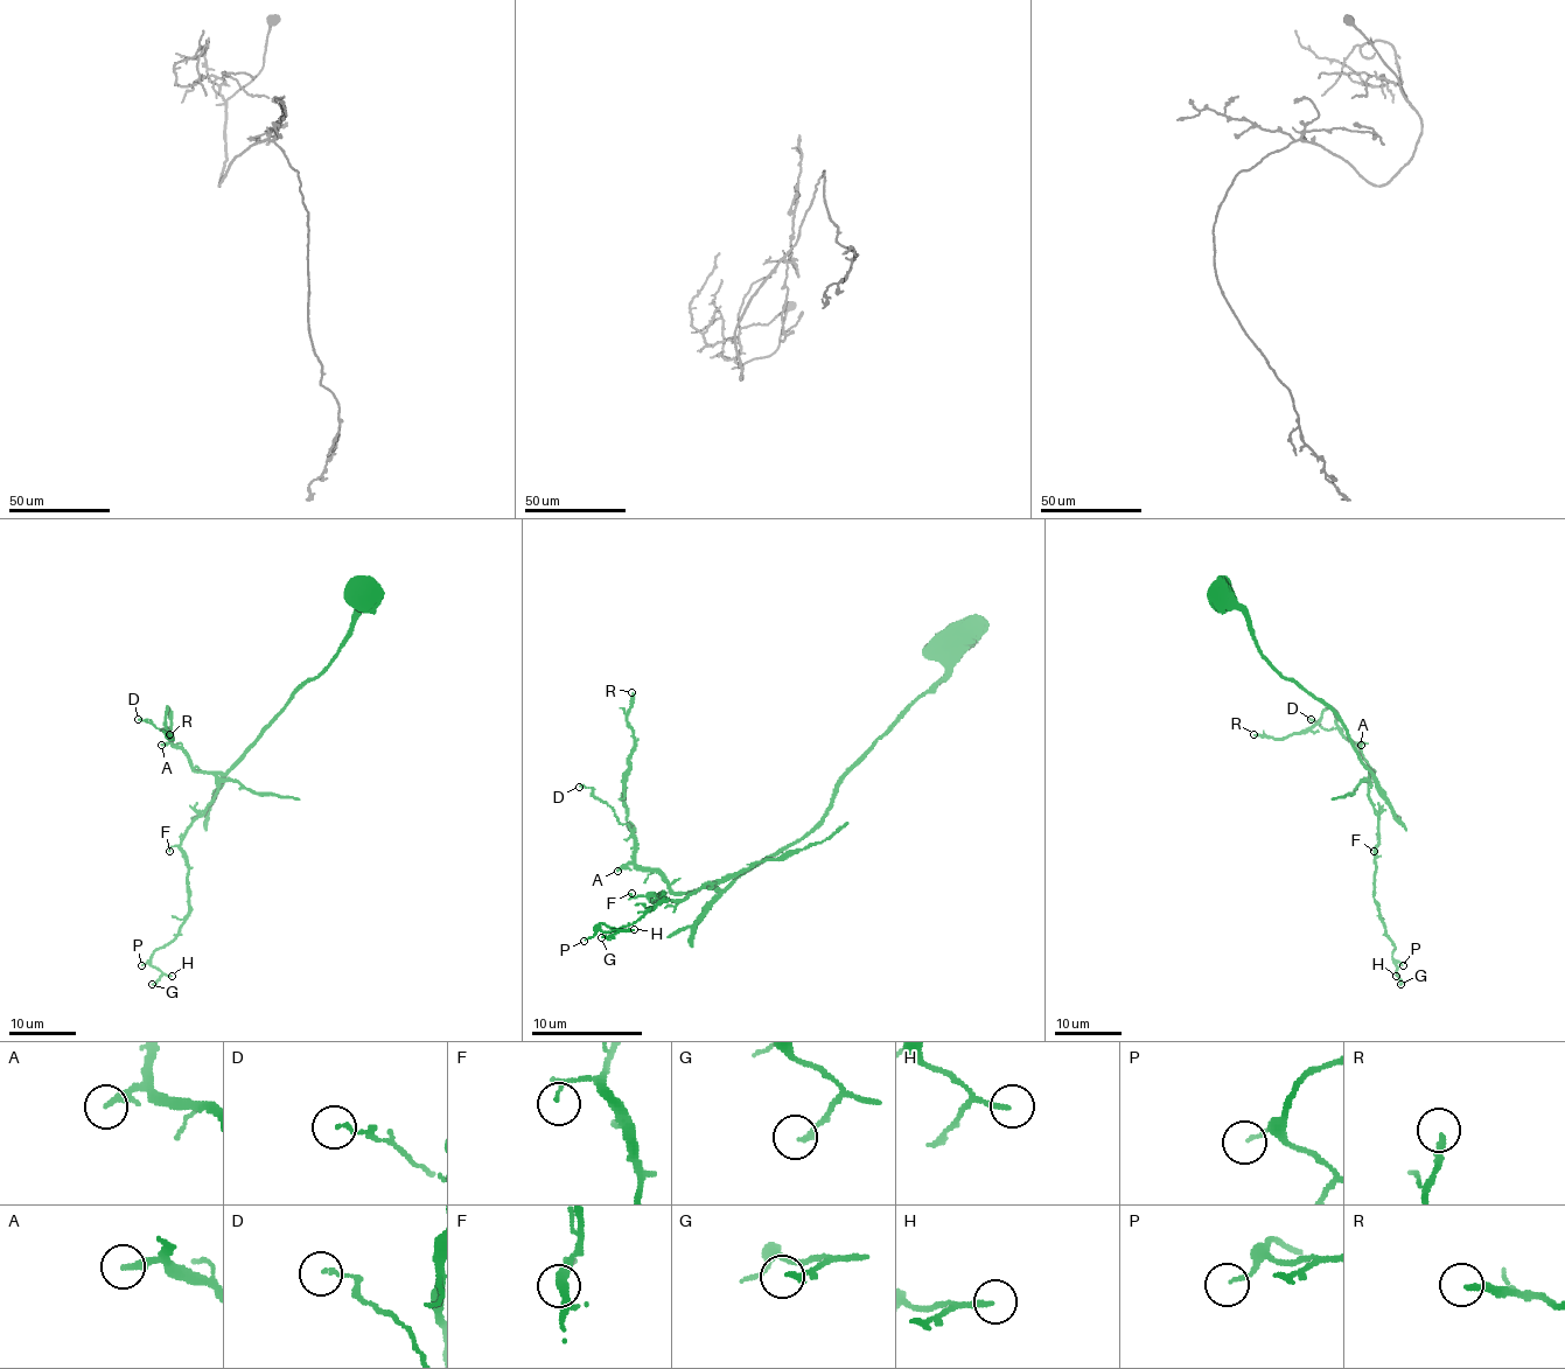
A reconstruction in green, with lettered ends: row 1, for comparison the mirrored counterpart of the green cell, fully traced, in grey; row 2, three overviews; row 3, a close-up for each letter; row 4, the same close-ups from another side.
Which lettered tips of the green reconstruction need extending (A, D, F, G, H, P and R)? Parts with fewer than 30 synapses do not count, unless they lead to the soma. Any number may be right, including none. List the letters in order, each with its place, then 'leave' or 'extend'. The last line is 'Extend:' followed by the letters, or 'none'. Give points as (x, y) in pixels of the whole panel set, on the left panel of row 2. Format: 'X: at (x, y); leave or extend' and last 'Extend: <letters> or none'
A: at (161, 745); leave
D: at (138, 719); leave
F: at (169, 851); leave
G: at (152, 984); leave
H: at (172, 976); leave
P: at (141, 965); leave
R: at (169, 734); leave
Extend: none

